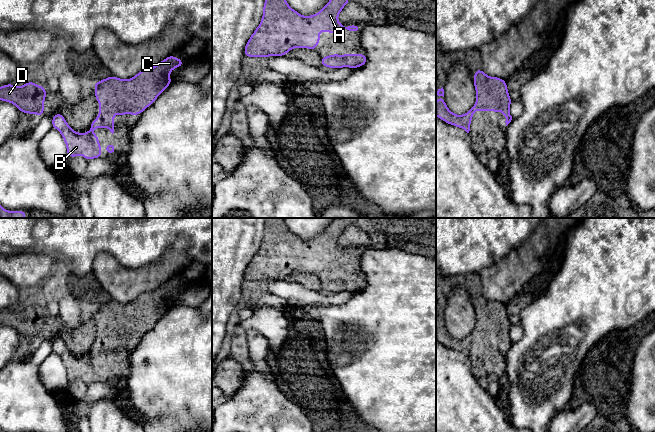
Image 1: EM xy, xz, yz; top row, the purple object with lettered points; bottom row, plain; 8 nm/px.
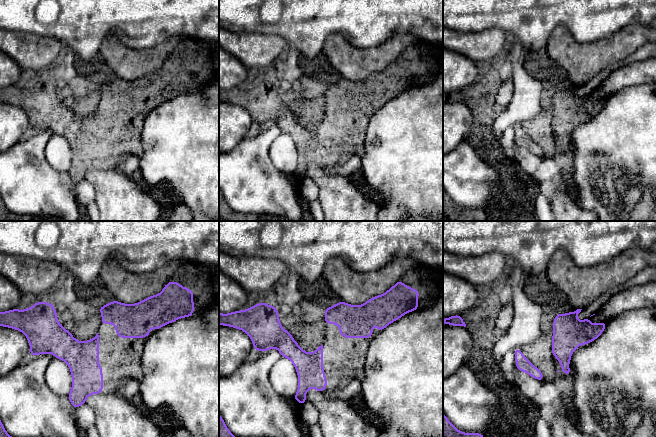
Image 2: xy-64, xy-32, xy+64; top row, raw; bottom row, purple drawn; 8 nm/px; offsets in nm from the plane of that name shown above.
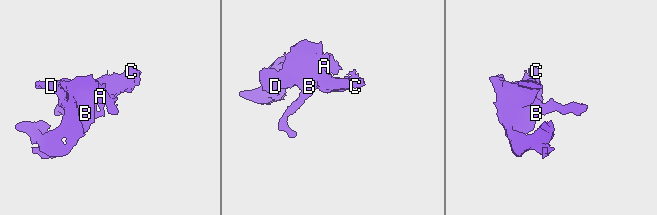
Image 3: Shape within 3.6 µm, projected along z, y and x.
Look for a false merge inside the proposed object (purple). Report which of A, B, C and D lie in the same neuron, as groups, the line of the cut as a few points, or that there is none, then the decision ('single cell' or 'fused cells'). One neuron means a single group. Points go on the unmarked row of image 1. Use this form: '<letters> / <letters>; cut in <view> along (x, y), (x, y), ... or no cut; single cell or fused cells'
A B C D; no cut; single cell

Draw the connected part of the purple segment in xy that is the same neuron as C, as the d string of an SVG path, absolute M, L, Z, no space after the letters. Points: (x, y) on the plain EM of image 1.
M169 279L154 291L145 292L130 303L123 304L111 299L94 307L94 320L99 326L99 339L92 345L87 357L74 355L62 338L55 338L52 342L52 352L61 357L68 381L83 379L87 385L100 382L101 369L97 358L92 354L106 351L113 358L116 337L141 338L173 307L170 304L170 296L184 288L181 283Z

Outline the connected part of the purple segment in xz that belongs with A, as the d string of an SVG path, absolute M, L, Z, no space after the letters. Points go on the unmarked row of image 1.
M265 218L261 246L249 262L244 272L244 280L264 282L285 280L287 276L297 271L316 275L316 270L320 267L320 256L322 254L336 258L340 258L343 253L350 256L359 256L360 251L358 249L344 250L338 245L339 237L349 226L350 223L346 218L336 218L319 237L303 240L288 229L283 218Z

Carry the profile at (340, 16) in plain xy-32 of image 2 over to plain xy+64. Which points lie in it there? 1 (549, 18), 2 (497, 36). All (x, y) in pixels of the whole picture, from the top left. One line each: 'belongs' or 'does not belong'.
1: belongs
2: does not belong

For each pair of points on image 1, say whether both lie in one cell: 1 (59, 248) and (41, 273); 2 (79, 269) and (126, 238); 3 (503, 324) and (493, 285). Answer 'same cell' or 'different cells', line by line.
1: different cells
2: same cell
3: different cells

